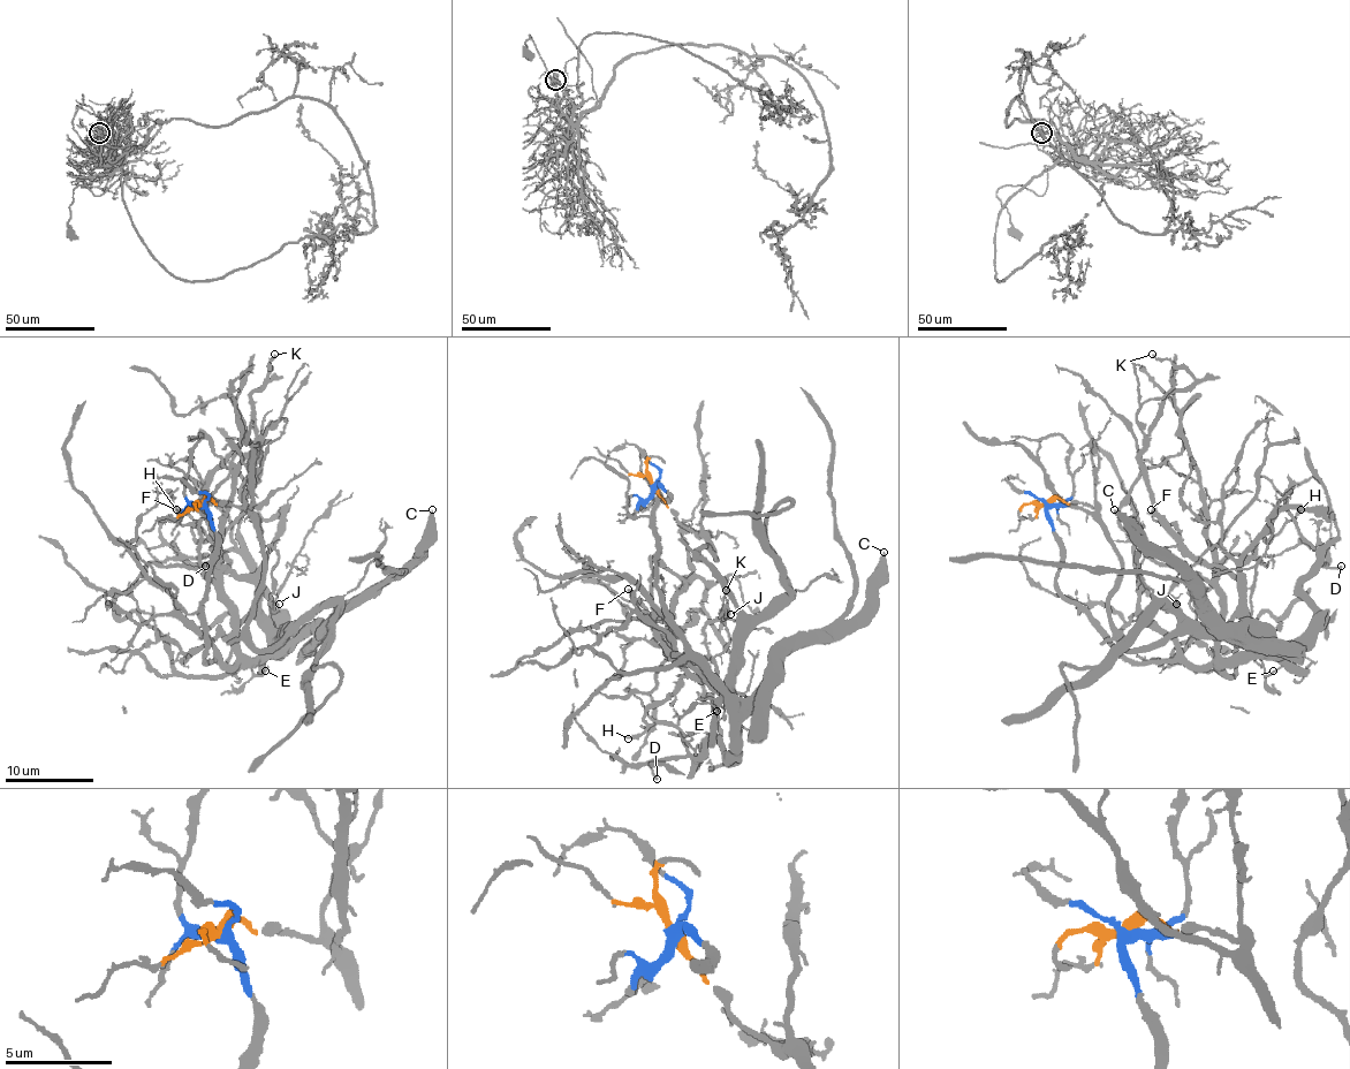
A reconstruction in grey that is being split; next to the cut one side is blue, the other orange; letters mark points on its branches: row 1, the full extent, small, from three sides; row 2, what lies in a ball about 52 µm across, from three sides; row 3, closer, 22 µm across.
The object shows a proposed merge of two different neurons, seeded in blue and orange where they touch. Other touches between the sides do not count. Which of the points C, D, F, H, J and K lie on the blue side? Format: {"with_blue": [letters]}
{"with_blue": ["C", "D"]}

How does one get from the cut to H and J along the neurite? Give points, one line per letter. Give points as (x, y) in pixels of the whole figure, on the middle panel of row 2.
H: (653, 485), (713, 546), (715, 560), (699, 553), (737, 611), (730, 681), (682, 676), (627, 738)
J: (653, 485), (713, 546), (715, 560), (699, 555), (737, 611), (721, 688), (730, 615)

